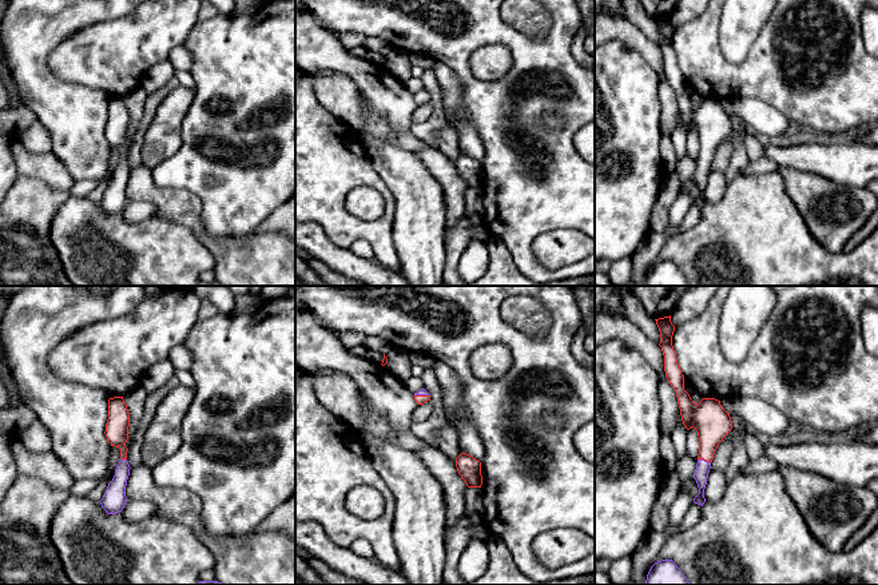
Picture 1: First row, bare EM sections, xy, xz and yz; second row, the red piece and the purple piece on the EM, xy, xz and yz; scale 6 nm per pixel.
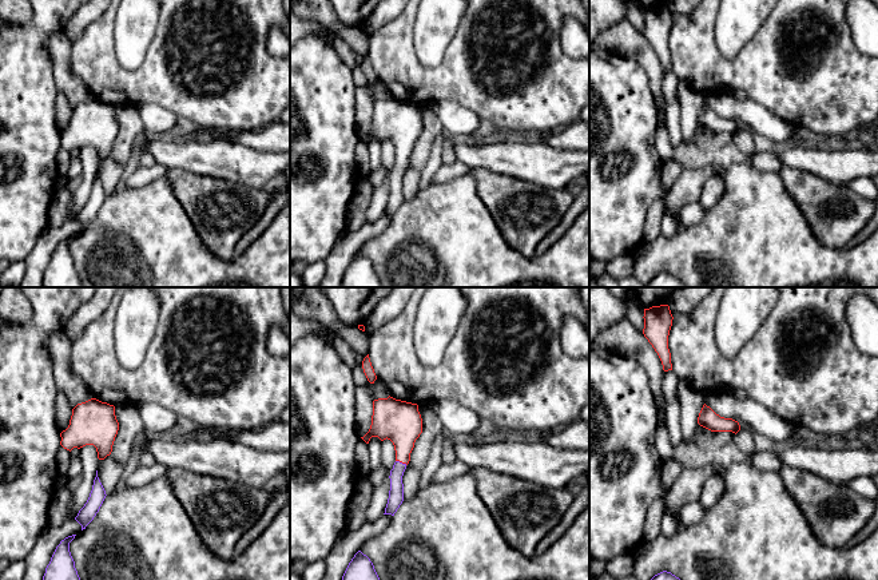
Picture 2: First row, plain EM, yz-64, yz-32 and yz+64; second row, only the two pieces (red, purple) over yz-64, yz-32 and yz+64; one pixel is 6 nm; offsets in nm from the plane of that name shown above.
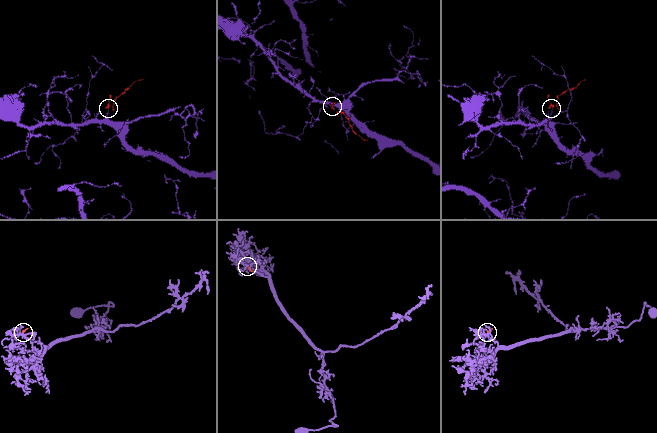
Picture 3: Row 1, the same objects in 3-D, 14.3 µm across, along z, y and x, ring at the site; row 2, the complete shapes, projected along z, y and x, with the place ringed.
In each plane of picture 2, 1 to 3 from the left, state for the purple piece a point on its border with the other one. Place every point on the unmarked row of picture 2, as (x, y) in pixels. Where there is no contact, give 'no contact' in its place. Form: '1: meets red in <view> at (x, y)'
1: no contact
2: meets red in yz-32 at (401, 162)
3: no contact

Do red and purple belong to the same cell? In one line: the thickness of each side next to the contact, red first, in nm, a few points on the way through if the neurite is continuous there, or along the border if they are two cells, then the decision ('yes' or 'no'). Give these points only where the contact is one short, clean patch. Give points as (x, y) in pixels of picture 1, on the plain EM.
220/90 nm | across yz (708, 119), (708, 144), (704, 160), (702, 171) | yes

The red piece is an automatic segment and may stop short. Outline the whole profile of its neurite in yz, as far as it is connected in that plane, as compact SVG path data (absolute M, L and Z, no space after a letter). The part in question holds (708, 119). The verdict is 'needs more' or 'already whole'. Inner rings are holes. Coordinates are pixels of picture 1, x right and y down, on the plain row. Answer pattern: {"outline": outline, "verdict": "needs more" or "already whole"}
{"outline": "M671 16L655 21L662 39L659 47L664 56L666 79L676 93L683 126L687 131L694 128L698 132L699 155L694 179L696 180L699 195L694 199L694 203L703 207L706 203L704 190L714 155L723 139L731 132L732 122L720 102L703 99L699 104L695 104L691 100L684 91L684 77L672 47L675 27L671 23Z", "verdict": "needs more"}

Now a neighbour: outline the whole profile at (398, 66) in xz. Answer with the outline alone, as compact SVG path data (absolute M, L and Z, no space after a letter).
M390 48L385 57L388 59L386 71L402 84L412 77L412 65L406 52Z

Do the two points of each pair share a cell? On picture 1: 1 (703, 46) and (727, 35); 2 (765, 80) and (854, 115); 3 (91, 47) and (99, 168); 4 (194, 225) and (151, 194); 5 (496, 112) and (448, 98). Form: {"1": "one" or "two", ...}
{"1": "two", "2": "one", "3": "two", "4": "one", "5": "two"}

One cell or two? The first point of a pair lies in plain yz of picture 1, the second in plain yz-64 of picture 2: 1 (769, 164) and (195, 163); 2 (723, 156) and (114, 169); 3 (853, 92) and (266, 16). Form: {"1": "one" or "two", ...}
{"1": "two", "2": "two", "3": "one"}

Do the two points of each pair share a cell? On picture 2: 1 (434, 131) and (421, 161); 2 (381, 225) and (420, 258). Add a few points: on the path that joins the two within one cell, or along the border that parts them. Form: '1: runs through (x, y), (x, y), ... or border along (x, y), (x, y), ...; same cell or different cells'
1: runs through (428, 138), (421, 147), (421, 154); same cell
2: border along (393, 217), (381, 231), (370, 237), (360, 247); different cells

